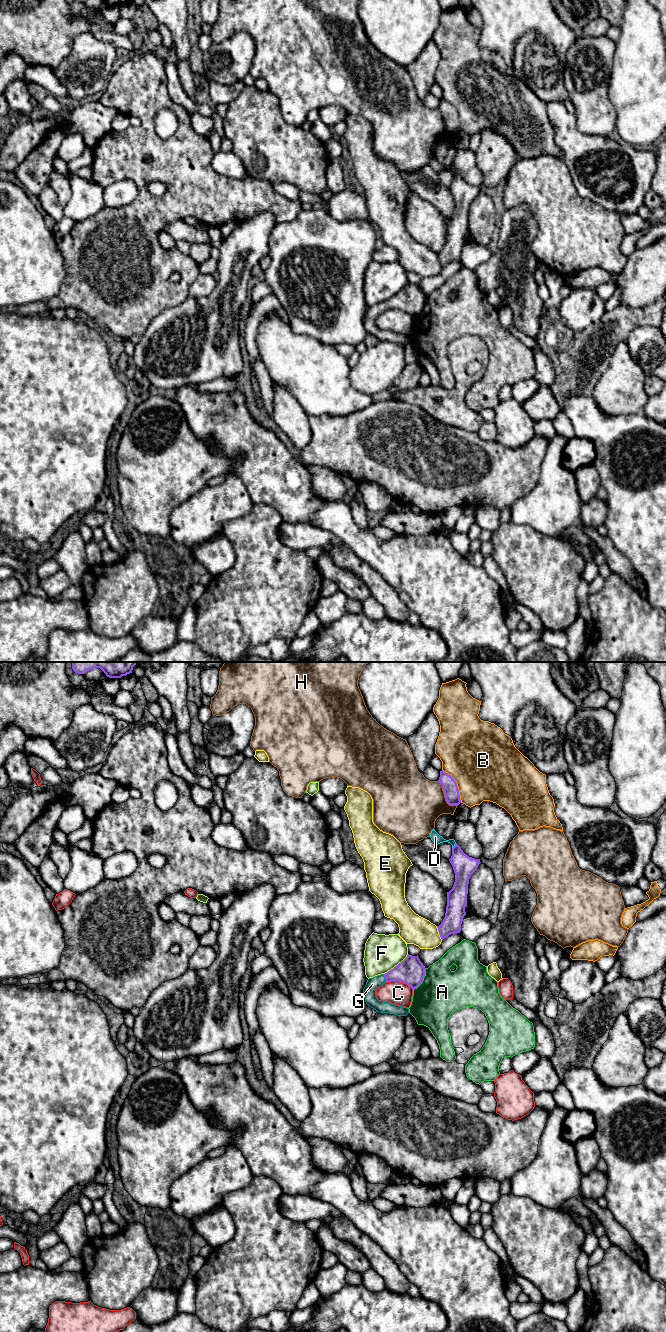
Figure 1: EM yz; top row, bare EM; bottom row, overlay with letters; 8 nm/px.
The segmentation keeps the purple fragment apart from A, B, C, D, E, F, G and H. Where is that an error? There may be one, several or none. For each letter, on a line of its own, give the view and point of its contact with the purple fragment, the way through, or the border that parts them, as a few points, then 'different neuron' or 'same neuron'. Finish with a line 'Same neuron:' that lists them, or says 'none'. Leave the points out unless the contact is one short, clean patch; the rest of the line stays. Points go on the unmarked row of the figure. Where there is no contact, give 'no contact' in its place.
A: meets purple in yz at (422, 307); different neuron
B: meets purple in yz at (456, 113); different neuron
C: meets purple in yz at (399, 309); different neuron
D: meets purple in yz at (454, 174); different neuron
E: meets purple in yz at (439, 261); different neuron
F: meets purple in yz at (397, 293); different neuron
G: meets purple in yz at (385, 306); runs through yz (411, 299), (397, 301), (385, 306), (372, 312); same neuron
H: meets purple in yz at (445, 124); different neuron
Same neuron: G

